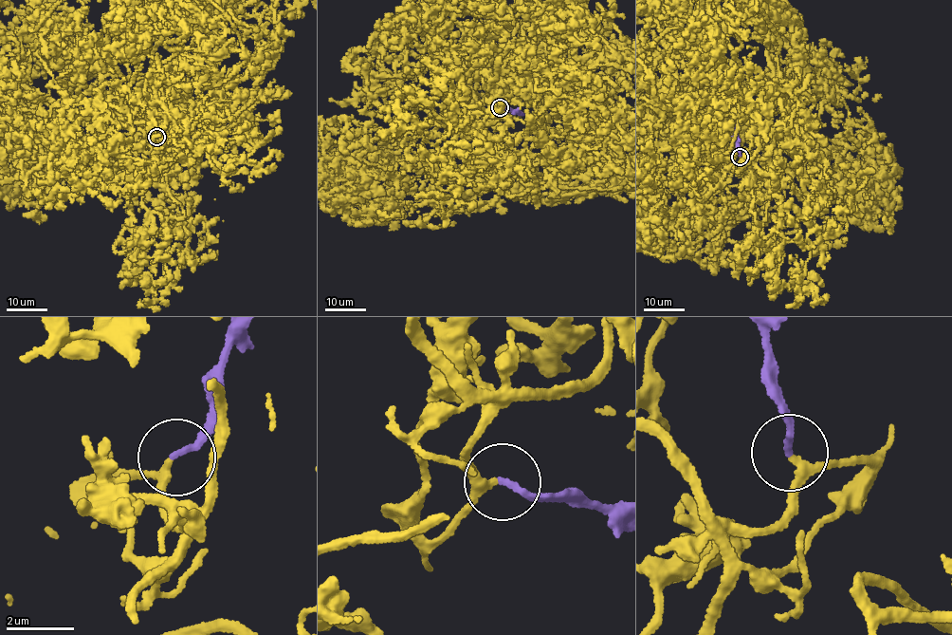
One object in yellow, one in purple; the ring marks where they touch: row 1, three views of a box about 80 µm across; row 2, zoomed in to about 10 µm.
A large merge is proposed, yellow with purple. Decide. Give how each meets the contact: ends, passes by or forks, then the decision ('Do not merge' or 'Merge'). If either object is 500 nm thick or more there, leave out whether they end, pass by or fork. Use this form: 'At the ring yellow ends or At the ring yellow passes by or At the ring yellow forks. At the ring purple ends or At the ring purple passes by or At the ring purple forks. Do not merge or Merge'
At the ring yellow passes by. At the ring purple ends. Merge

